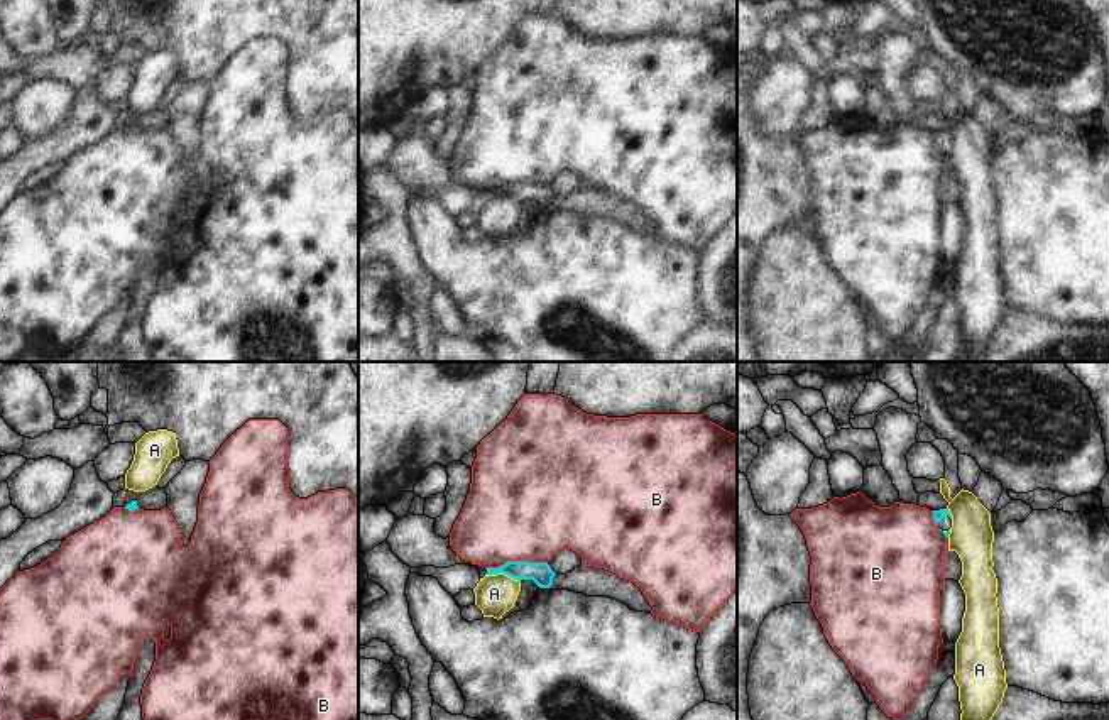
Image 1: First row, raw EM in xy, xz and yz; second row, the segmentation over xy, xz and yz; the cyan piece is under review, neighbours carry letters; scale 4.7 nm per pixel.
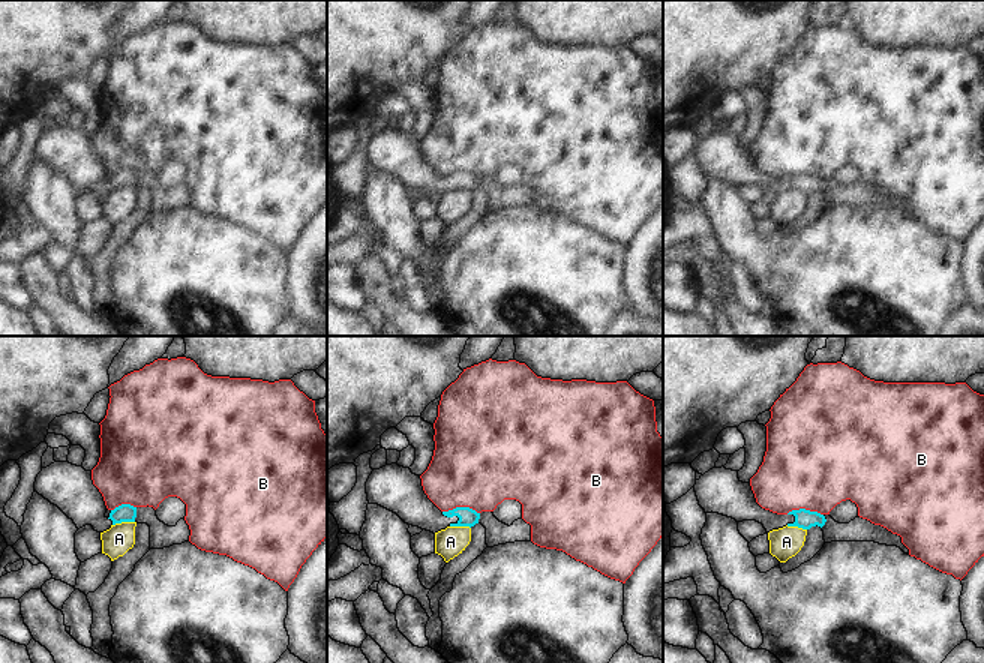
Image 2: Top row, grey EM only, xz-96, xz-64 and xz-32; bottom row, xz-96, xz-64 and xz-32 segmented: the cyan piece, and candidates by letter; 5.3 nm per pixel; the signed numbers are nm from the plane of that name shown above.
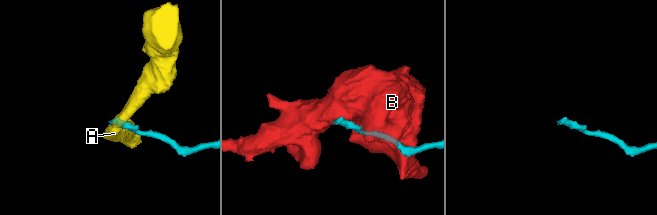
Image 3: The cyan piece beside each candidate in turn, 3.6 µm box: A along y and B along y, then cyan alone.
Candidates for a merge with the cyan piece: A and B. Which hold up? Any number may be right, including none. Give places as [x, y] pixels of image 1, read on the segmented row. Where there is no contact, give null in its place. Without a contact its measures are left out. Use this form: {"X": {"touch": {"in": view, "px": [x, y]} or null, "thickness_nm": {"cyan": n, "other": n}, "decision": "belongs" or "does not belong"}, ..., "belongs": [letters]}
{"A": {"touch": {"in": "xz", "px": [502, 572]}, "thickness_nm": {"cyan": 110, "other": 190}, "decision": "does not belong"}, "B": {"touch": {"in": "xz", "px": [516, 561]}, "thickness_nm": {"cyan": 110, "other": 500}, "decision": "does not belong"}, "belongs": []}

